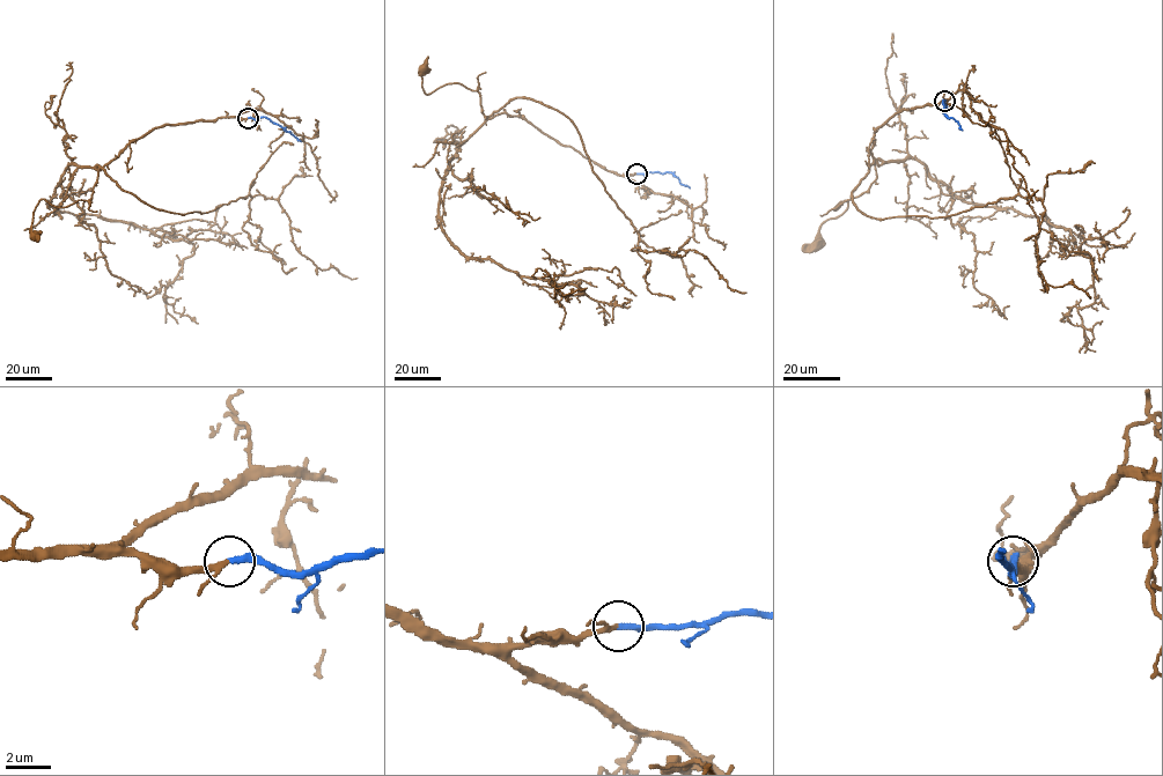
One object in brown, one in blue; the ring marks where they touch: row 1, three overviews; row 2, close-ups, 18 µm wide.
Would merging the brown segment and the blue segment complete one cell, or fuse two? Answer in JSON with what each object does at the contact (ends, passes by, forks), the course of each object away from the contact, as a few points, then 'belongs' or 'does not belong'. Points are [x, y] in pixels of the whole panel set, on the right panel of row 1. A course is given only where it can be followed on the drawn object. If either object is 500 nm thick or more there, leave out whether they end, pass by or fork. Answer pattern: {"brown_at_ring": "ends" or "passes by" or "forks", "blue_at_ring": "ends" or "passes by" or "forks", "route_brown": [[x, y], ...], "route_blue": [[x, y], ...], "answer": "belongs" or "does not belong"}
{"brown_at_ring": "passes by", "blue_at_ring": "ends", "route_brown": [[944, 101], [903, 109], [874, 130], [876, 178], [834, 208], [846, 200], [841, 214], [821, 226], [817, 244]], "route_blue": [[944, 101], [943, 112], [963, 130]], "answer": "belongs"}

